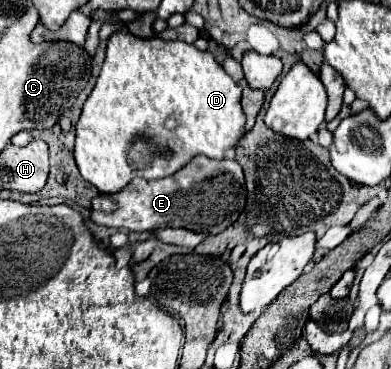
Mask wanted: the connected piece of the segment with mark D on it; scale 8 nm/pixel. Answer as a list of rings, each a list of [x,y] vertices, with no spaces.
[[[123,29],[109,37],[107,57],[97,85],[87,97],[75,127],[75,161],[83,179],[95,185],[101,193],[117,193],[135,177],[169,177],[201,153],[211,159],[223,159],[225,151],[235,147],[245,135],[241,87],[223,71],[211,53],[199,51],[195,45],[163,41],[159,37],[137,39]]]

